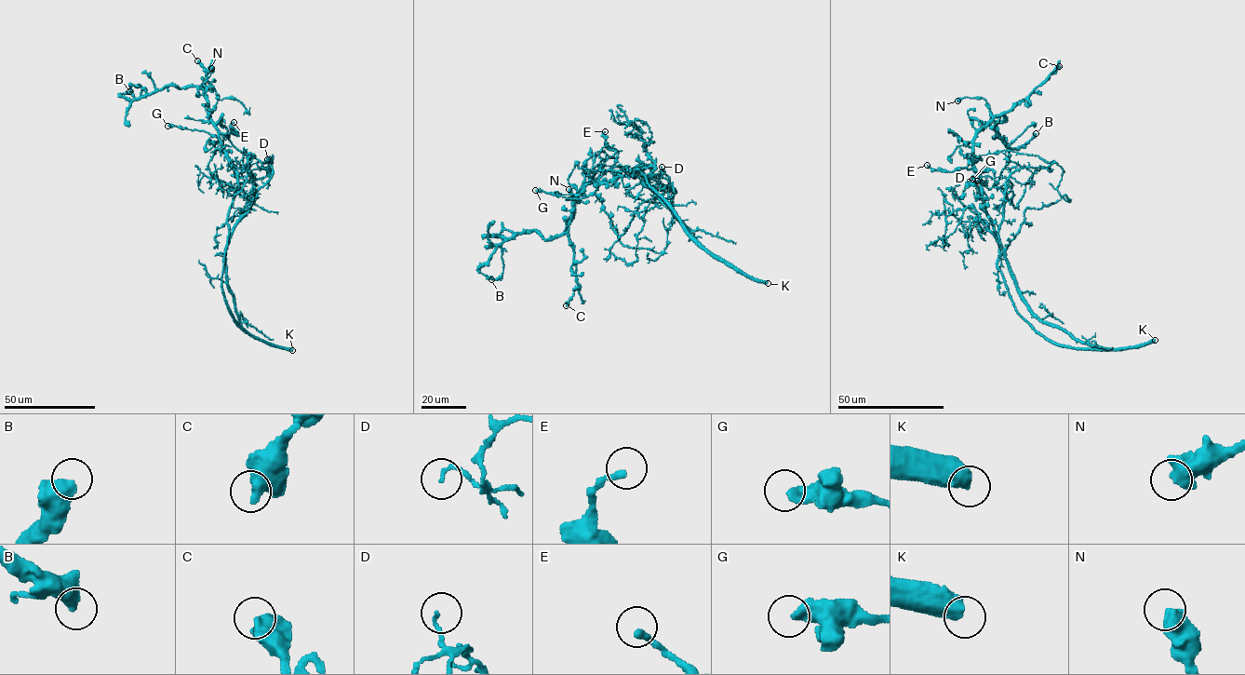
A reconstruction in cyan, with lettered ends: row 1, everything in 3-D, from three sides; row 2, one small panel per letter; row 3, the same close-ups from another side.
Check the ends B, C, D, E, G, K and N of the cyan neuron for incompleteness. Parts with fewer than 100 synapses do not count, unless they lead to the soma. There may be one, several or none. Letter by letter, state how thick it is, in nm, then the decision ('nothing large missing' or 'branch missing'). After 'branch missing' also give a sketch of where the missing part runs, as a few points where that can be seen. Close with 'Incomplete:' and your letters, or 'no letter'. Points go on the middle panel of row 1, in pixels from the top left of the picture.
B: 600 nm thick; nothing large missing
C: 700 nm thick; nothing large missing
D: 110 nm thick; nothing large missing
E: 220 nm thick; nothing large missing
G: 400 nm thick; nothing large missing
K: 550 nm thick; branch missing
N: 650 nm thick; nothing large missing
Incomplete: K

